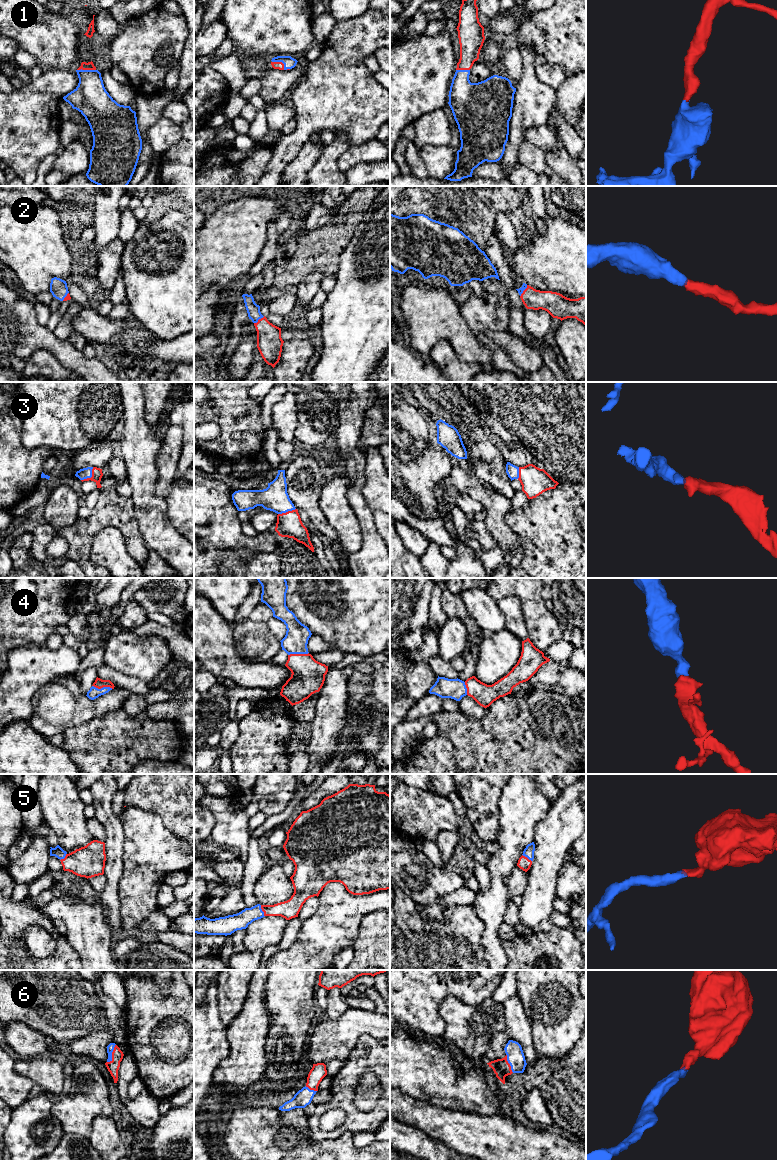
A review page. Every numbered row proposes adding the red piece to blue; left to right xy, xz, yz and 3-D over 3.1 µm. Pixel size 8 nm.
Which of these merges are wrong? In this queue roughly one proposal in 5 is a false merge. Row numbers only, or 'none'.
none

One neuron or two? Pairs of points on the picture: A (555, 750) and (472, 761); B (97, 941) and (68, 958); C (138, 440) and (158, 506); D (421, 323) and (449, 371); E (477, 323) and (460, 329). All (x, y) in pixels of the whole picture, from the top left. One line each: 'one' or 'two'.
A: one
B: two
C: one
D: two
E: two

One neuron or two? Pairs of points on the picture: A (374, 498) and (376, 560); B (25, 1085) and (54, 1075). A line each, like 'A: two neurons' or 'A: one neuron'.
A: two neurons
B: two neurons

